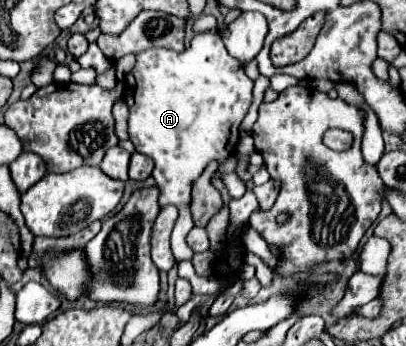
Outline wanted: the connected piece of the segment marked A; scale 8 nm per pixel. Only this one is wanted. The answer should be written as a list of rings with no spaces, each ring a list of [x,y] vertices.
[[[206,31],[198,33],[190,47],[182,53],[170,51],[170,49],[148,49],[136,55],[134,69],[126,75],[126,89],[132,89],[132,101],[130,101],[130,115],[128,115],[128,131],[130,141],[134,143],[138,153],[144,153],[154,159],[154,171],[152,177],[156,179],[156,187],[160,189],[160,207],[176,205],[180,211],[180,219],[171,233],[171,249],[176,261],[190,259],[194,253],[186,245],[186,235],[194,227],[189,203],[191,200],[192,181],[198,179],[204,171],[204,167],[210,161],[226,161],[232,155],[232,125],[236,123],[234,131],[234,147],[238,143],[238,125],[244,119],[250,103],[252,103],[252,87],[254,81],[244,73],[244,67],[228,55],[220,33],[218,31]]]

